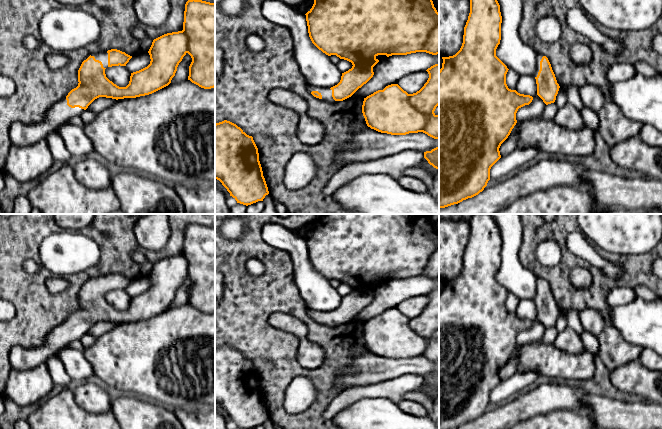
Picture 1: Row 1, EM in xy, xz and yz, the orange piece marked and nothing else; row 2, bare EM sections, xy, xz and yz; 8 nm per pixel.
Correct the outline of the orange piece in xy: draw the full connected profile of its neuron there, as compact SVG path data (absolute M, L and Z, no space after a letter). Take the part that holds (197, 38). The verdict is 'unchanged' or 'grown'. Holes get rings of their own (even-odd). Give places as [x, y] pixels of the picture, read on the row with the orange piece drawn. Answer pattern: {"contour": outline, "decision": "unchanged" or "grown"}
{"contour": "M188 0L185 4L183 30L164 34L153 40L148 51L150 64L136 72L131 73L129 84L119 87L110 81L105 69L112 66L126 66L132 56L117 49L90 55L84 60L78 70L78 86L72 89L65 98L54 104L46 116L39 123L14 122L9 129L11 145L23 147L34 144L61 124L66 123L74 116L80 116L88 106L99 97L112 99L136 98L152 94L171 83L177 67L183 57L188 53L192 62L189 66L188 80L204 89L215 87L215 3L202 0Z", "decision": "grown"}

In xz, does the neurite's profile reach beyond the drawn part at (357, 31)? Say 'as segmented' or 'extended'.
extended

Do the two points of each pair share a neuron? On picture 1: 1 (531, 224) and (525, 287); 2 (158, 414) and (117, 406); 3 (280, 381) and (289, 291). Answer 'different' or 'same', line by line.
1: different
2: same
3: same

